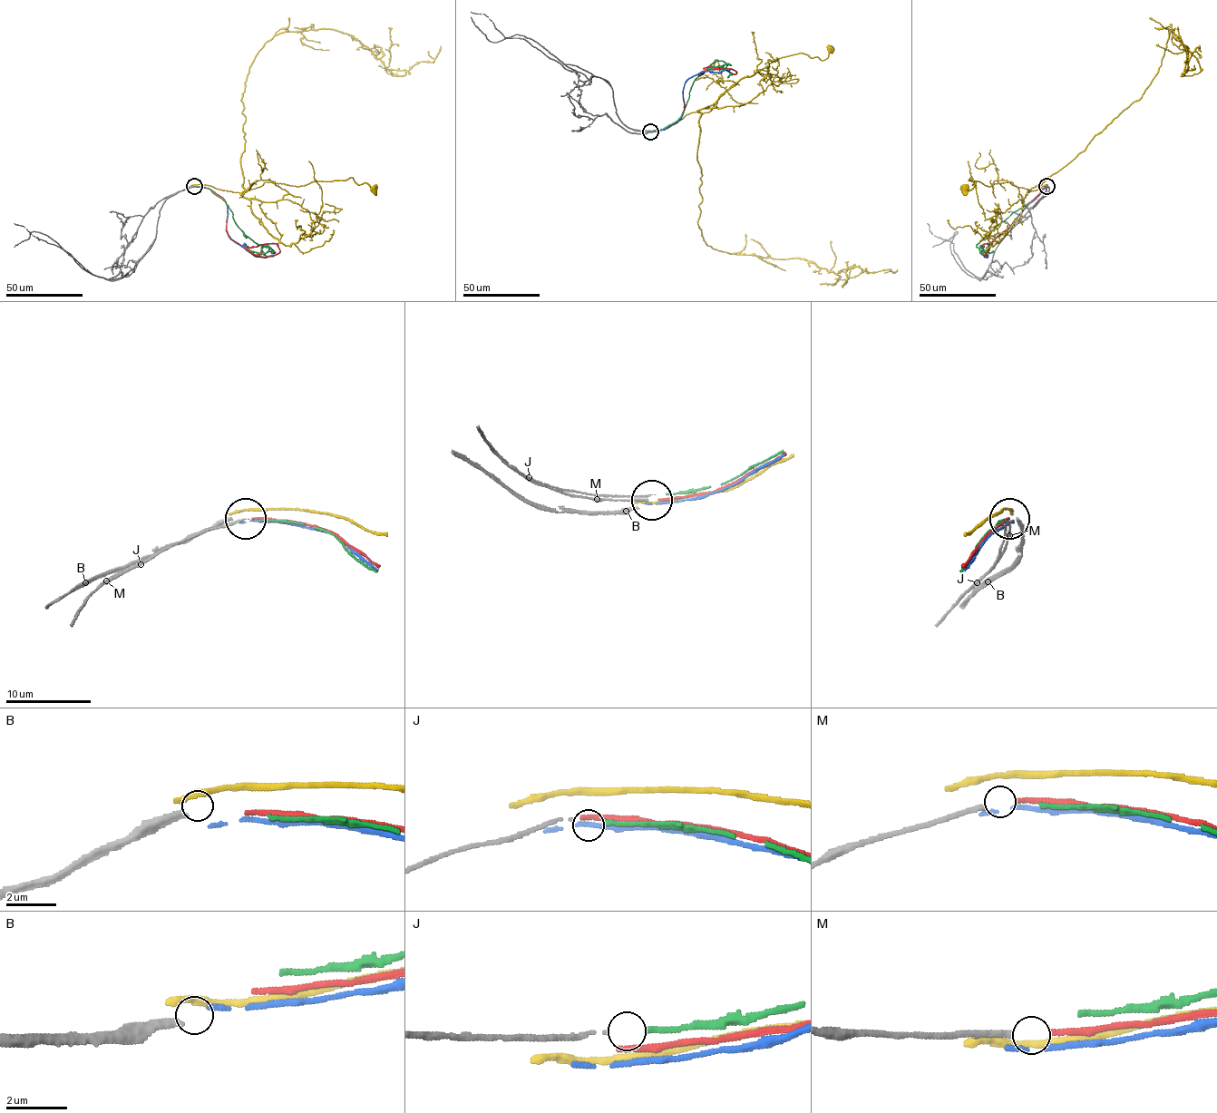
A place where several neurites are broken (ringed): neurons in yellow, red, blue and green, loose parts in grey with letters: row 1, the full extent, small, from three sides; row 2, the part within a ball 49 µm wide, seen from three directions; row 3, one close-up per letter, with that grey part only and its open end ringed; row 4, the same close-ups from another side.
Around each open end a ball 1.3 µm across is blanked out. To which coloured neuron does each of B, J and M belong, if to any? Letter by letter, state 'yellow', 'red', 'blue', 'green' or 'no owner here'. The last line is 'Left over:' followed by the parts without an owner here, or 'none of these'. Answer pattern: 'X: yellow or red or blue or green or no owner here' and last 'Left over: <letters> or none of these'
B: no owner here
J: green
M: red
Left over: B

